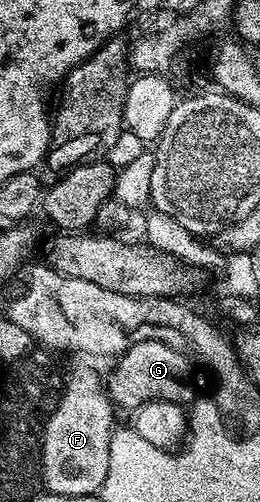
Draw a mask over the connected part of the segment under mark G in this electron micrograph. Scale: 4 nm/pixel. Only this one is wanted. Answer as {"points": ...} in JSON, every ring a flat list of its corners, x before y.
{"points":[[142,340,115,359,112,375,107,375,108,397,117,407,135,412,147,402,178,402,191,404,197,401,196,386,192,383,193,359,170,348,158,340]]}

